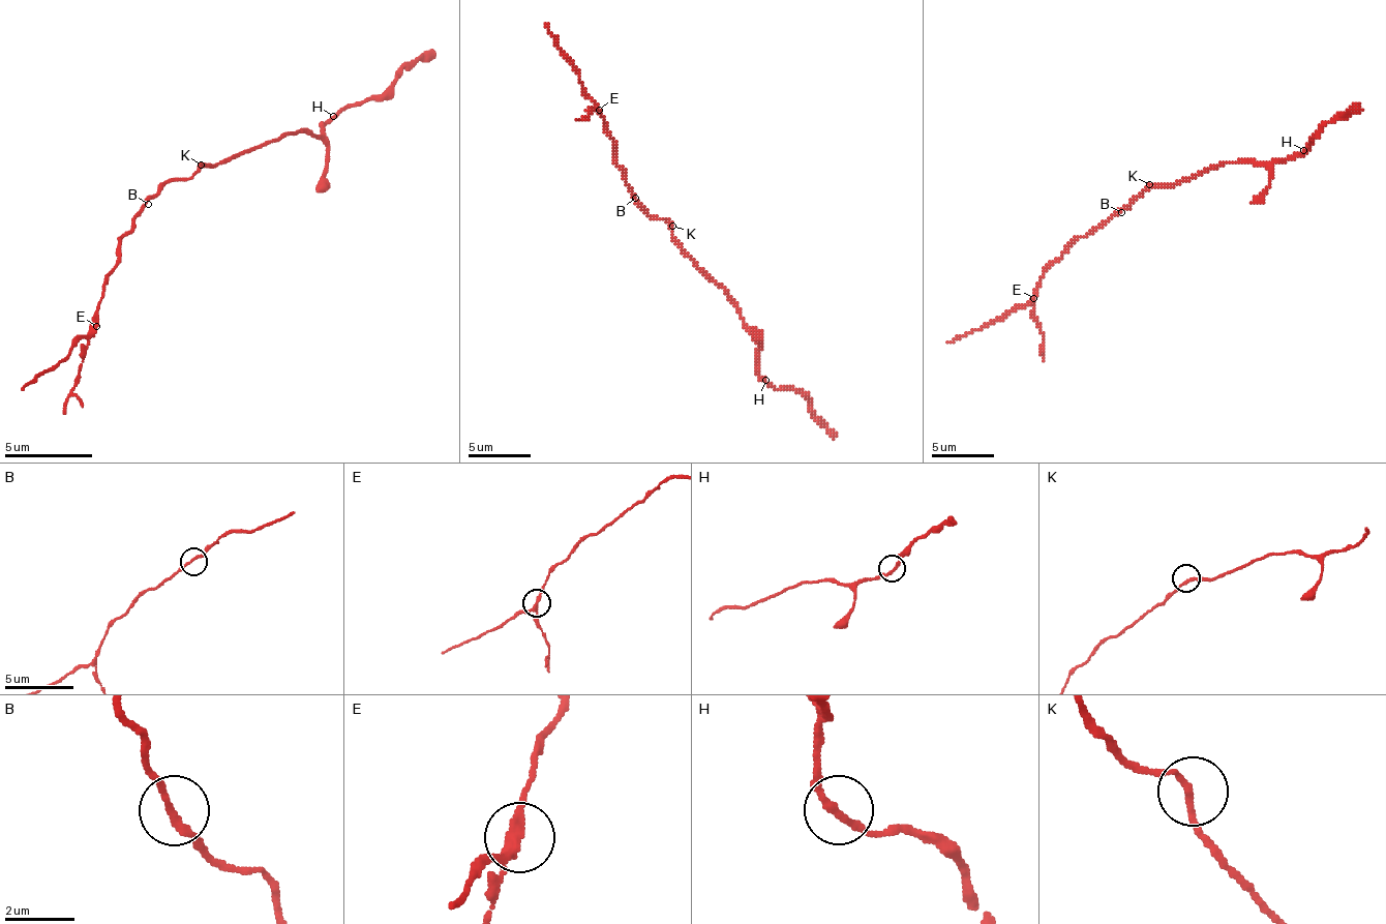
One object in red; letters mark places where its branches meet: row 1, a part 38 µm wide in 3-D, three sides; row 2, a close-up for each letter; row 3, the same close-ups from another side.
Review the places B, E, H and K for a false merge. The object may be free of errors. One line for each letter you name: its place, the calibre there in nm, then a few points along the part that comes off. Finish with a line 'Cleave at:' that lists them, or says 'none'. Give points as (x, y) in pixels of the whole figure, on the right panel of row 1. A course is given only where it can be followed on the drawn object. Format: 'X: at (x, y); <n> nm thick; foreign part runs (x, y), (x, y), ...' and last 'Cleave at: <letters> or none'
E: at (1033, 298); 170 nm thick; foreign part runs (1034, 299), (947, 343)
Cleave at: E

